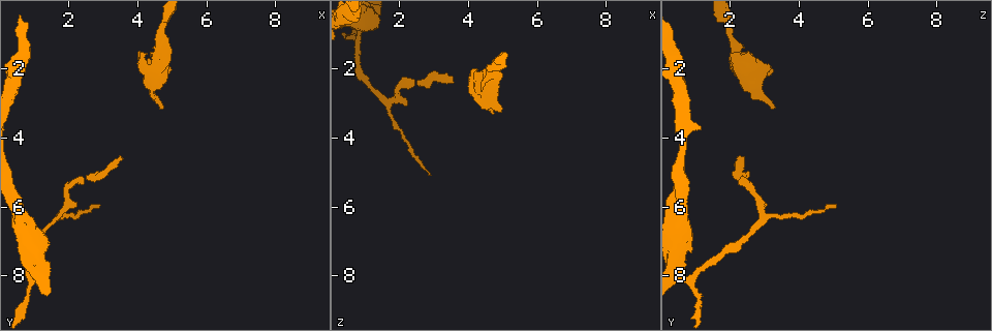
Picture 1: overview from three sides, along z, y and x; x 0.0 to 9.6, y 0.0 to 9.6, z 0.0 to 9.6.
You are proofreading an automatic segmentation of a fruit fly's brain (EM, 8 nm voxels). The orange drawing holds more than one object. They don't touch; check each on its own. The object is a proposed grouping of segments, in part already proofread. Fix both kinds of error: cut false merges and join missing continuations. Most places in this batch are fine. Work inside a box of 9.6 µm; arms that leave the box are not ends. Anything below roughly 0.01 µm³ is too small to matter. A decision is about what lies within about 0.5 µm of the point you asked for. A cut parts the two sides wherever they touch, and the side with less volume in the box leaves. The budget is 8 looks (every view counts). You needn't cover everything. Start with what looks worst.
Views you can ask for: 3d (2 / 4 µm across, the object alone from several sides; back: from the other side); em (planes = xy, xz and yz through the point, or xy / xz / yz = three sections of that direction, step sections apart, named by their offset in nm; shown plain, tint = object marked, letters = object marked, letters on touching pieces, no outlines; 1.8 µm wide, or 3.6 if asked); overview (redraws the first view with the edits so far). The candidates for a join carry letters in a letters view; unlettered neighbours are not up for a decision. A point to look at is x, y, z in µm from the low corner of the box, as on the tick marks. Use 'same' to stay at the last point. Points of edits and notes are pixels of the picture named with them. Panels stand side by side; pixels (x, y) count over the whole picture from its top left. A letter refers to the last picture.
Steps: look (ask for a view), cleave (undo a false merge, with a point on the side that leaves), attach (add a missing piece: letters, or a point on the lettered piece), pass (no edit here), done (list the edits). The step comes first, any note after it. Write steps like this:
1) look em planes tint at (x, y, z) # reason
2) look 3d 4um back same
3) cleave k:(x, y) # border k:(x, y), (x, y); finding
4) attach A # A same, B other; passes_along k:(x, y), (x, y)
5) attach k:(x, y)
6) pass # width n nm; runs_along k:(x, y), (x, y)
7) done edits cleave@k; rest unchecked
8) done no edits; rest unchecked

look em 3.6um planes letters at (4.05, 1.55, 2.60) # an open end

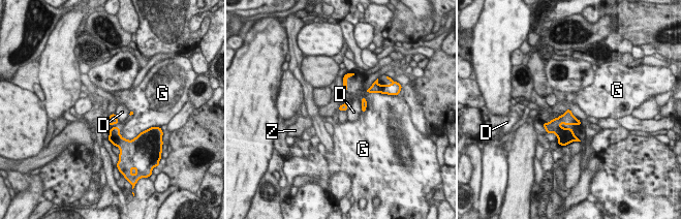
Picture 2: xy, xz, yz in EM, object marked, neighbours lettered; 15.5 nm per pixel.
pass # D other, G other, Z other; border 2:(340, 105), (337, 110); no lettered piece goes on from it

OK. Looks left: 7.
look em planes letters at (3.50, 4.60, 2.35) # free end

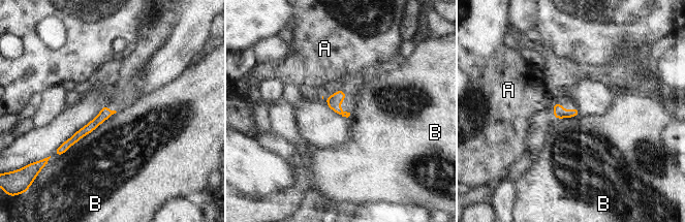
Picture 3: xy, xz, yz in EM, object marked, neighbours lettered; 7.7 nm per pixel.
pass # width 90 nm; A other, B other; border 3:(117, 112), (62, 154), (54, 154); none of them fits

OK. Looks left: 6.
look em planes letters at (4.70, 3.15, 3.25) # free end

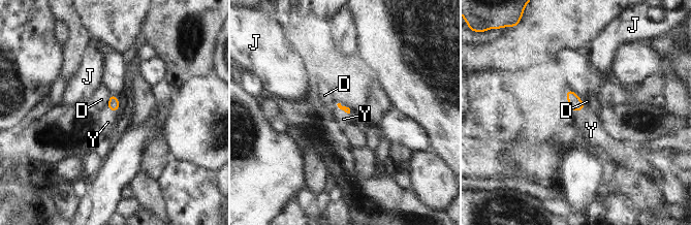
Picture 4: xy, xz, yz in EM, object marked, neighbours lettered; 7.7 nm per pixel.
attach Y # D other, J other, Y same; passes_along 4:(346, 109), (343, 109), (343, 119); it goes on there

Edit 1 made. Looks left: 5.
done edits attach@4; rest unchecked

